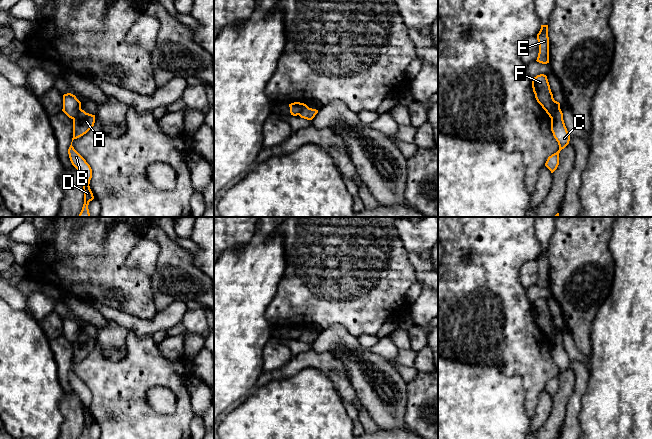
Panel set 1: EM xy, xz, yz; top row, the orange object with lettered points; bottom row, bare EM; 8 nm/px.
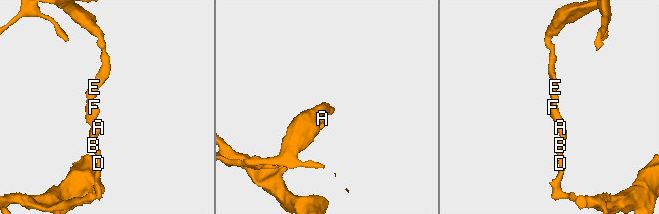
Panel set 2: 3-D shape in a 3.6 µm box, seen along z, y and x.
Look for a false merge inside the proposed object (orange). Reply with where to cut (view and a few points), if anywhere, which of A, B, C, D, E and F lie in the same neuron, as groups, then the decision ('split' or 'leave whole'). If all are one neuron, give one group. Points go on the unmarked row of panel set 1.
xy (81, 333), (73, 343) | A B C D / E F | split

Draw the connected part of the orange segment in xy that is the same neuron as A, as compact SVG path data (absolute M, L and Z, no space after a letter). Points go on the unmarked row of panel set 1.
M80 334L77 341L73 343L73 362L77 363L86 358L95 347L95 339L86 337L84 334Z

